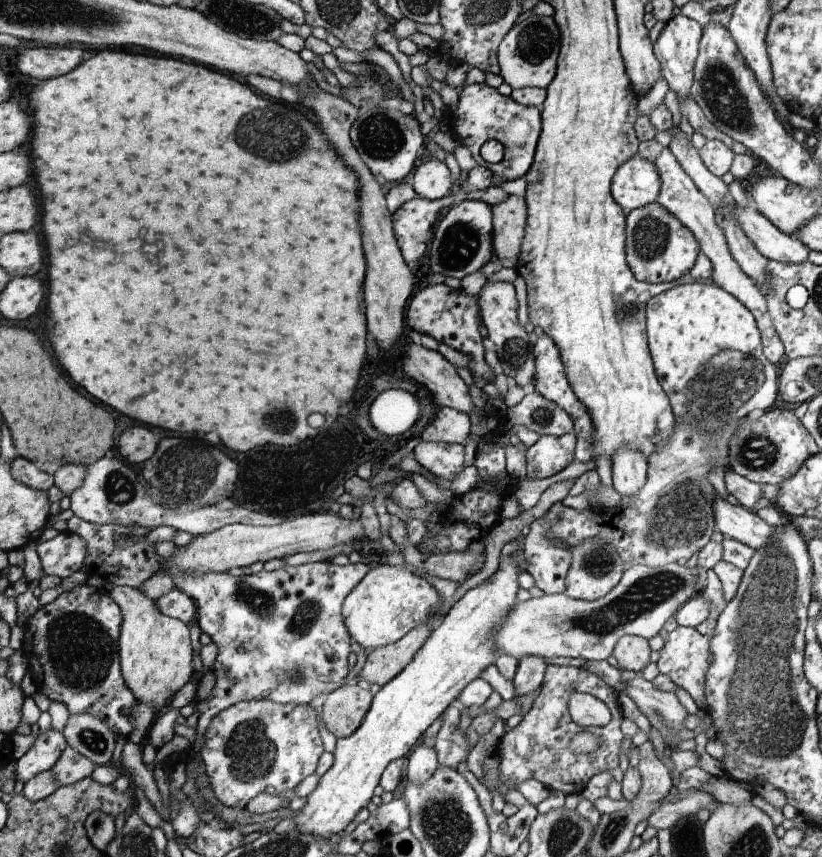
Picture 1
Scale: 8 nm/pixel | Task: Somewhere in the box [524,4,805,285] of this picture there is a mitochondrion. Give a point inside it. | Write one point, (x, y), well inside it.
(720, 87)

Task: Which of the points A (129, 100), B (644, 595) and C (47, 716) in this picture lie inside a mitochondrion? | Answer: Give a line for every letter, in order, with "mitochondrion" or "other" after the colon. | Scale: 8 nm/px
A: other
B: mitochondrion
C: other

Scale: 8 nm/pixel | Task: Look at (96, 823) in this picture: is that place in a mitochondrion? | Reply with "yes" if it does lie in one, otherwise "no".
no

